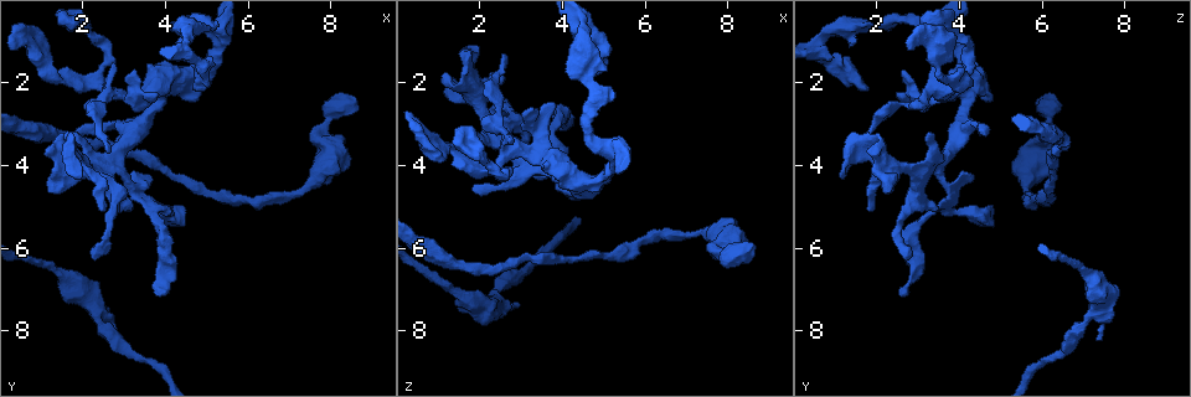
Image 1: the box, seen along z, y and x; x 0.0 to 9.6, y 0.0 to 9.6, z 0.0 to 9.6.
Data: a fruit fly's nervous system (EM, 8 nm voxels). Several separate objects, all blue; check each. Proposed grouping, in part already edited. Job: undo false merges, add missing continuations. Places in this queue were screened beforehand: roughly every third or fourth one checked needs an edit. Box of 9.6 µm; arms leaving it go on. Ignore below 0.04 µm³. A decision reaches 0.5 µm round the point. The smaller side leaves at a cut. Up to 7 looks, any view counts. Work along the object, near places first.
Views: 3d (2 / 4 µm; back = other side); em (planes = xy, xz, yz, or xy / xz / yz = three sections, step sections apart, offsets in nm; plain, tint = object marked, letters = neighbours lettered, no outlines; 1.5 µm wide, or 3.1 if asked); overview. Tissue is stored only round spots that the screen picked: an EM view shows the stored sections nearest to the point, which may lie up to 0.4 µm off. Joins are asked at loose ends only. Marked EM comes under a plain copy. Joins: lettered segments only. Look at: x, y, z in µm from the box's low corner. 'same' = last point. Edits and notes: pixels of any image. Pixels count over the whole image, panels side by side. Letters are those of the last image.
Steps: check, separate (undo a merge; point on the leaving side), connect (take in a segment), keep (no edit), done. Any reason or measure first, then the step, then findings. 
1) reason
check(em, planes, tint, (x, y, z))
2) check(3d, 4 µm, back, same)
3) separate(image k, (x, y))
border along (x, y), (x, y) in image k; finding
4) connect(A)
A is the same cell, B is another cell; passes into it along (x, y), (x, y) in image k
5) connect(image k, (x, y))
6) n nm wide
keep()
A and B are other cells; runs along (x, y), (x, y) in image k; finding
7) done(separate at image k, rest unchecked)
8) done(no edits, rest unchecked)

abrupt turn
check(em, planes, letters, (3.65, 5.00, 3.75))

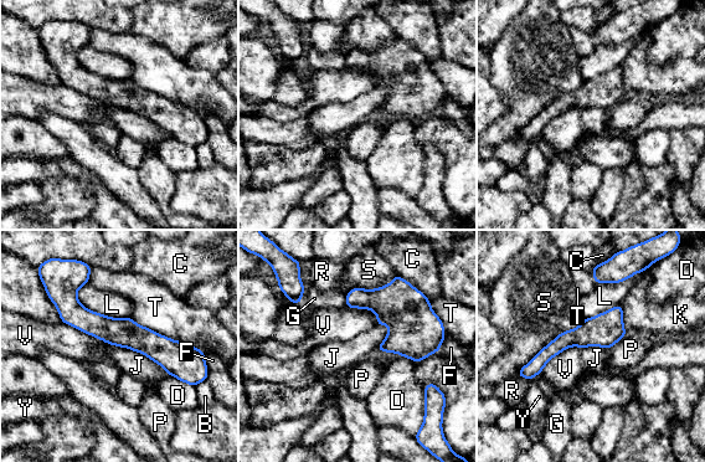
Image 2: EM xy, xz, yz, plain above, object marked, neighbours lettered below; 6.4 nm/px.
keep()
B, C, D, F, G, J, K, L, P, R, S, T, V and Y are other cells; runs along (67, 318), (143, 339), (204, 375) in image 2; one cell here

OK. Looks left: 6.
check(3d, 2 µm, (5.25, 0.65, 2.35))

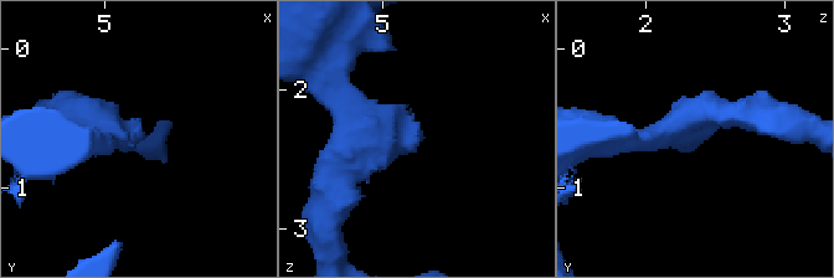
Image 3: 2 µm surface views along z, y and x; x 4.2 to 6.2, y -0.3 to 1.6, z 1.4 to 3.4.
check(em, planes, letters, (5.32, 0.66, 2.34))

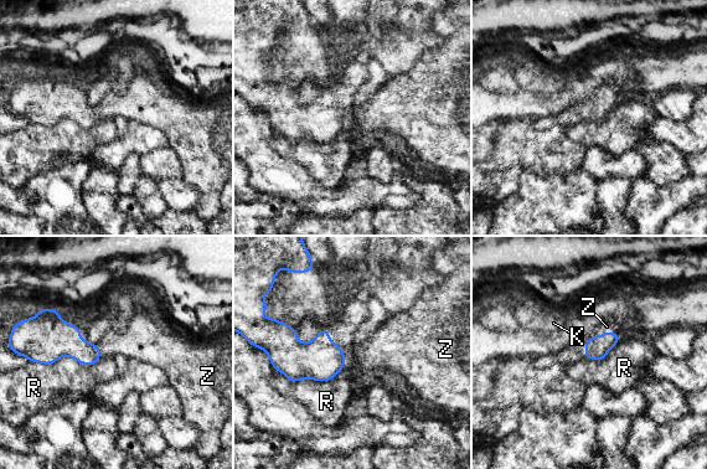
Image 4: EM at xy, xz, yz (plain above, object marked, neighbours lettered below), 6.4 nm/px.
connect(Z)
Z is the same cell, K and R are other cells; passes into it along (320, 360), (330, 341), (365, 357) in image 4; it goes on there

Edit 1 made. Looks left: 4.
check(overview)

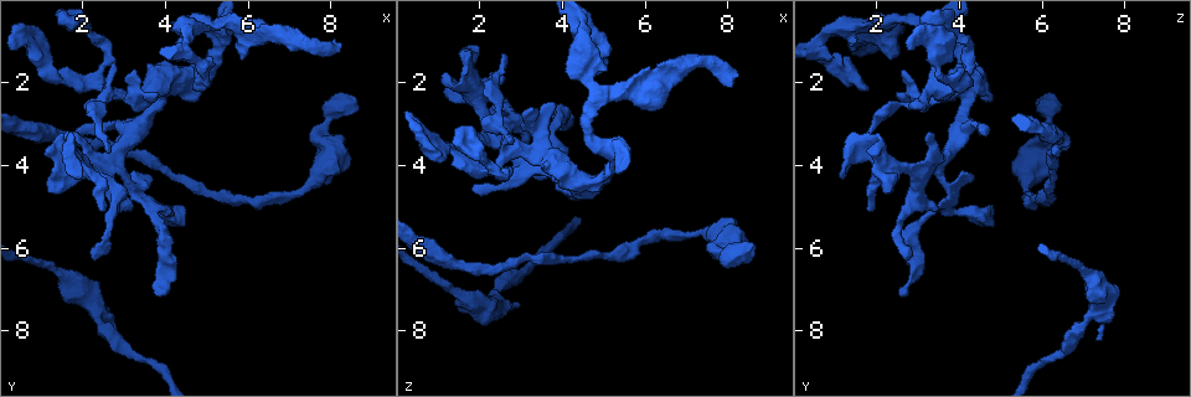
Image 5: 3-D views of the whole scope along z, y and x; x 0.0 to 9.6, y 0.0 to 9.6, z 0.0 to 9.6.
free end
check(em, planes, letters, (8.60, 2.65, 5.95))

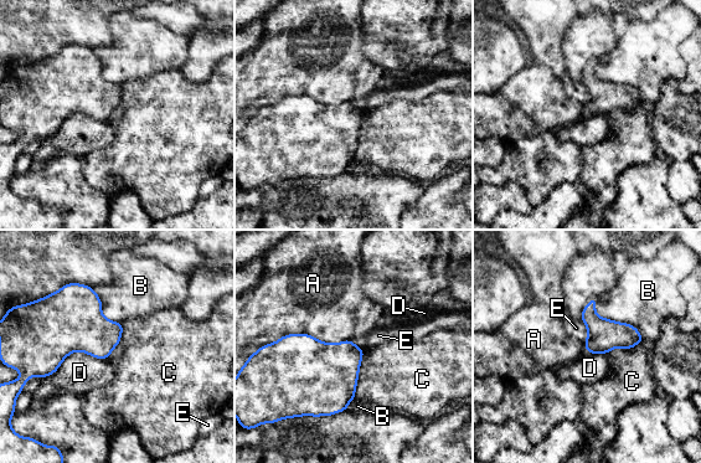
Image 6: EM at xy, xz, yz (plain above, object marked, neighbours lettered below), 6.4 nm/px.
A touches over 550 nm
keep()
A, B, C, D and E are other cells; border along (580, 319), (586, 327), (584, 343) in image 6; no lettered segment goes on from it

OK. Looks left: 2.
done(connect at image 4, rest unchecked)

